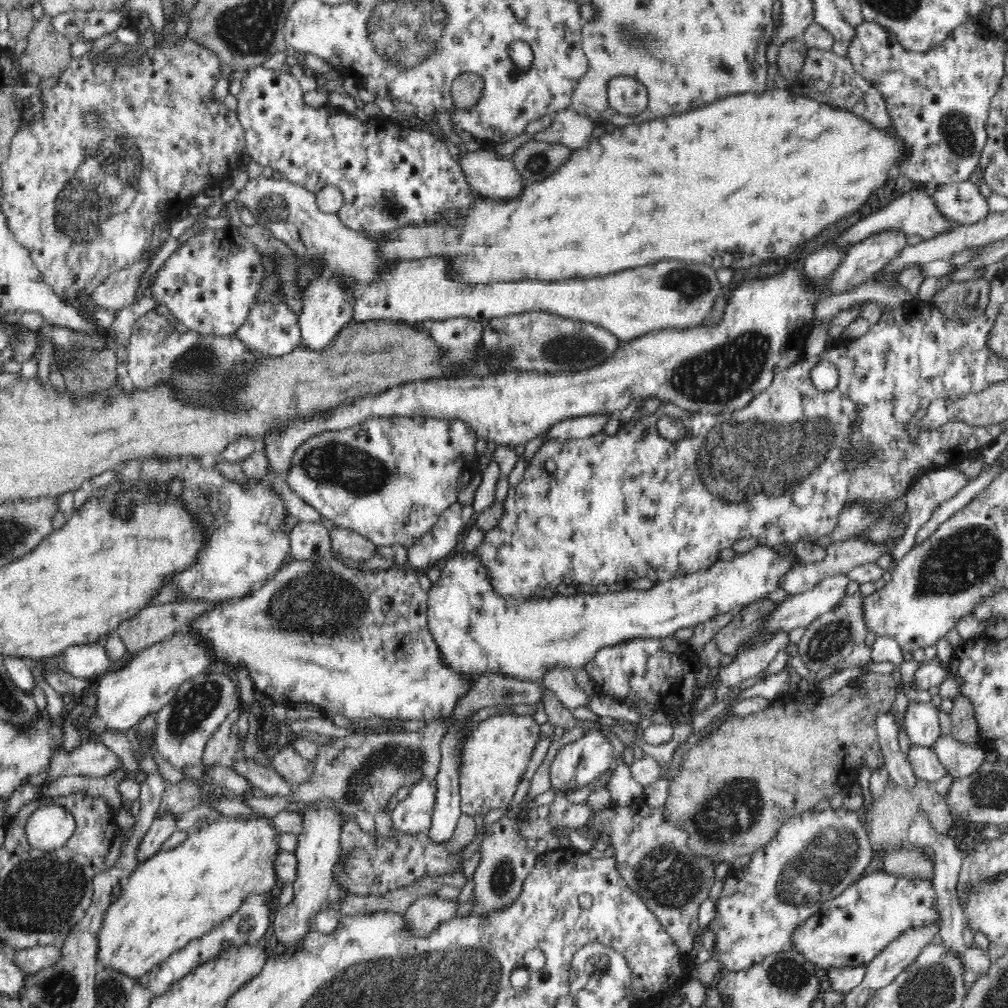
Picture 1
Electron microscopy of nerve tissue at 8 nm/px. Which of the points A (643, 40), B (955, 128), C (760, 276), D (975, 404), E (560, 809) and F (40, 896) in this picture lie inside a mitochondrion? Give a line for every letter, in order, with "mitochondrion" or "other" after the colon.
A: mitochondrion
B: mitochondrion
C: other
D: other
E: other
F: mitochondrion

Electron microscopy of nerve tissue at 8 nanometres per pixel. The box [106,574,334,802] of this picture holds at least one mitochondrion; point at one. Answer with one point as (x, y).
(196, 704)

